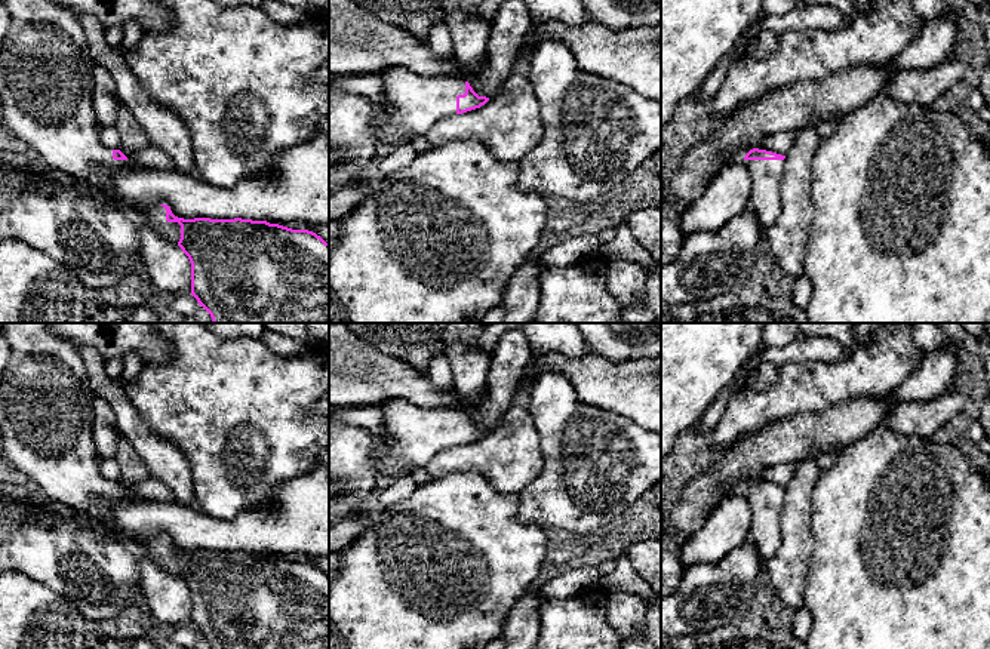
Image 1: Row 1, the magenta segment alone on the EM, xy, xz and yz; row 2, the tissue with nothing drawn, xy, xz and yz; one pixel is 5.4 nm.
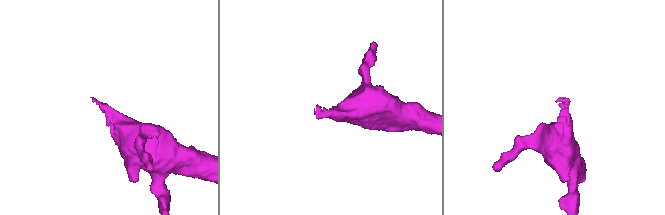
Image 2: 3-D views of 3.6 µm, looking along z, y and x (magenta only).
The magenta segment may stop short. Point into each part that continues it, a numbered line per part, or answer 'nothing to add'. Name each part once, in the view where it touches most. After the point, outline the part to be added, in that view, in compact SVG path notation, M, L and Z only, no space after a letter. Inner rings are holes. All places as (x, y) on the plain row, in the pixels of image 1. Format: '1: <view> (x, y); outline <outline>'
1: xy (154, 550); outline M156 536L144 544L138 544L135 551L144 562L153 562L162 566L167 573L178 576L181 570L181 557L166 553L166 541L163 538Z

